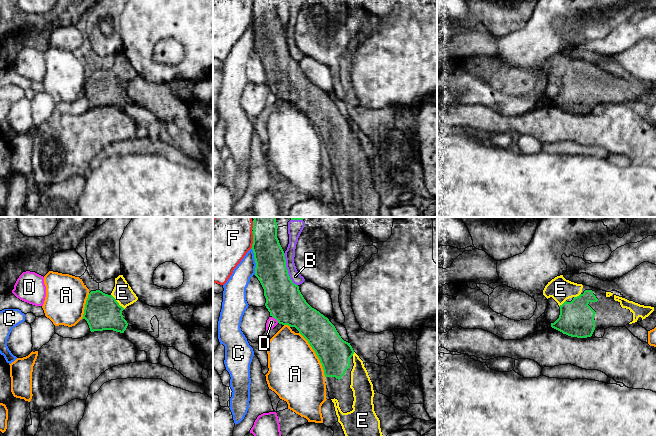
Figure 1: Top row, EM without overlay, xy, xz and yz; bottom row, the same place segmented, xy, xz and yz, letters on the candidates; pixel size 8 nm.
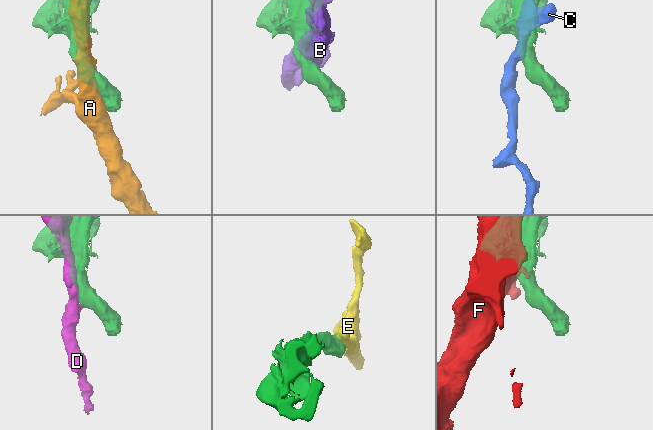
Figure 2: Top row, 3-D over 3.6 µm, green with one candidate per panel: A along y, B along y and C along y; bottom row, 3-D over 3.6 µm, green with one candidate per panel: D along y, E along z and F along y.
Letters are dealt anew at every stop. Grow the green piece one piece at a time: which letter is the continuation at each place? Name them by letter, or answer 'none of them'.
E

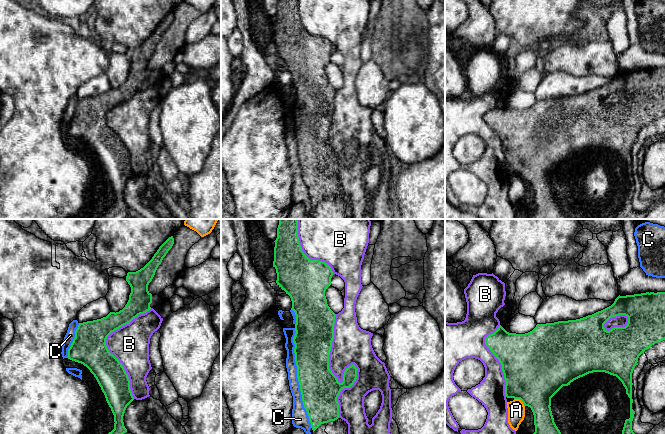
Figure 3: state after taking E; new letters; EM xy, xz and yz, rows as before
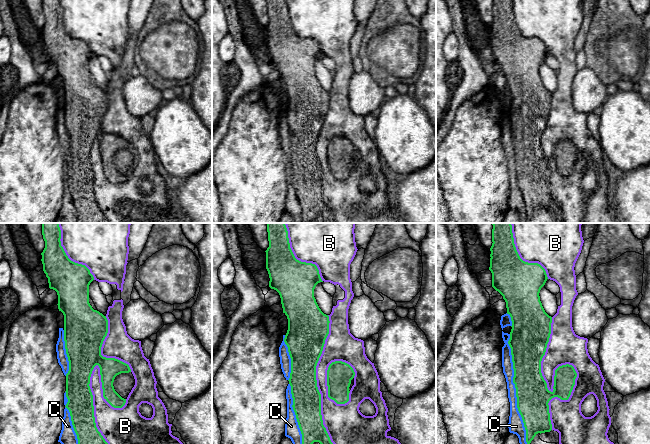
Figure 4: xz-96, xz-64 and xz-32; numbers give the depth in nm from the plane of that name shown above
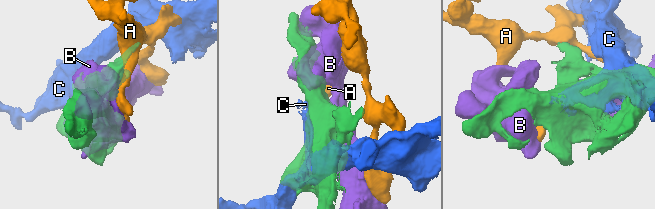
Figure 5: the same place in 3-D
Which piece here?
none of them

